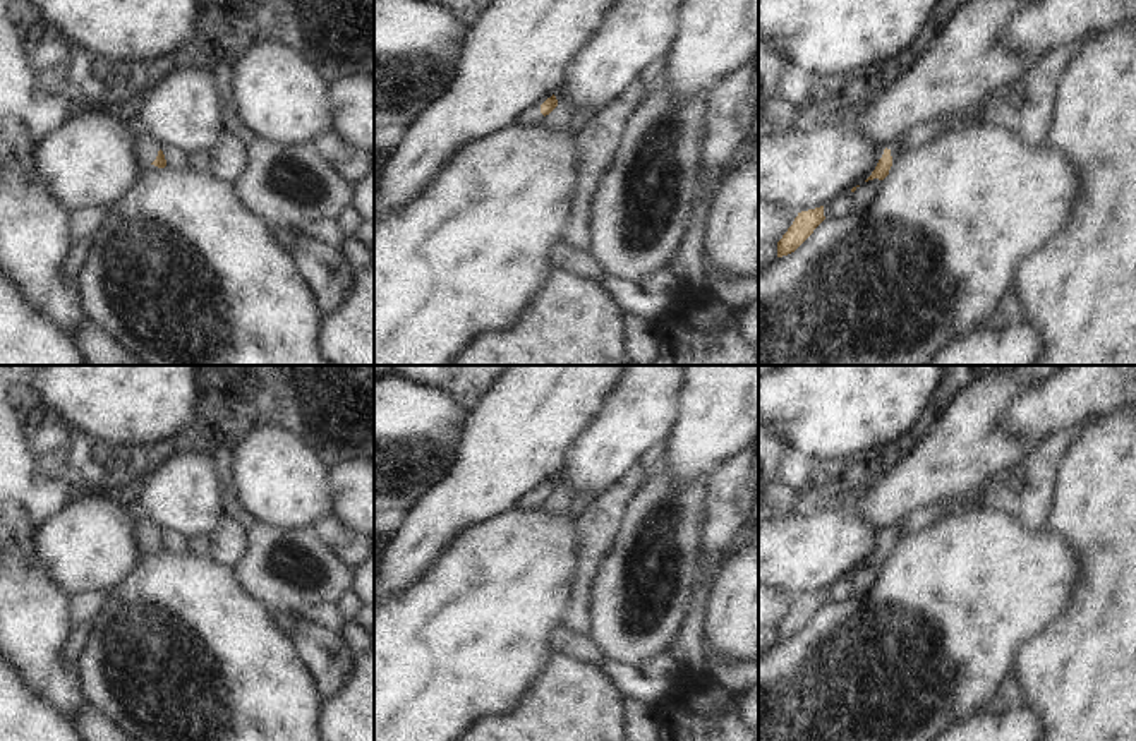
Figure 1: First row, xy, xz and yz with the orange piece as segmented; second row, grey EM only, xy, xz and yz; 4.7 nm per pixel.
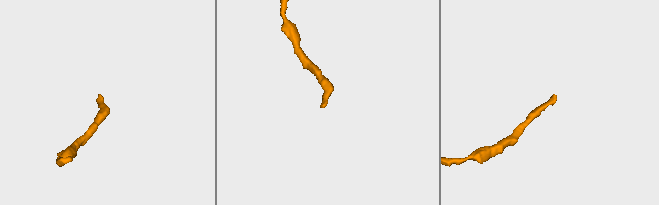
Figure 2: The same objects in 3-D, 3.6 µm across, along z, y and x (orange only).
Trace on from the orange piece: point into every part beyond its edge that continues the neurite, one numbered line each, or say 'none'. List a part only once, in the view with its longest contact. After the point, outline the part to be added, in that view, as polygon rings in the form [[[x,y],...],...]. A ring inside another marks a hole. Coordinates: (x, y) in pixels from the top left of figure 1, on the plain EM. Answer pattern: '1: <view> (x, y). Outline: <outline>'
1: xy (146, 524). Outline: [[[139,508],[139,530],[141,530],[141,533],[151,537],[149,547],[153,547],[153,545],[156,544],[156,540],[158,540],[160,527],[158,527],[158,523],[156,523],[148,513],[144,513],[141,508]]]

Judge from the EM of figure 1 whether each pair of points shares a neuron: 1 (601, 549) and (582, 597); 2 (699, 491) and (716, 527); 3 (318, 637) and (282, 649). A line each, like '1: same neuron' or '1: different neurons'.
1: same neuron
2: different neurons
3: different neurons

